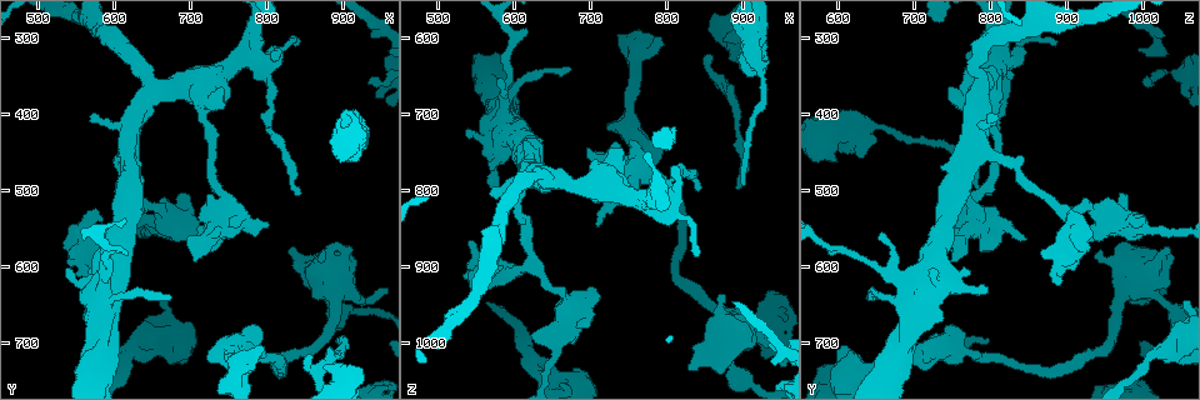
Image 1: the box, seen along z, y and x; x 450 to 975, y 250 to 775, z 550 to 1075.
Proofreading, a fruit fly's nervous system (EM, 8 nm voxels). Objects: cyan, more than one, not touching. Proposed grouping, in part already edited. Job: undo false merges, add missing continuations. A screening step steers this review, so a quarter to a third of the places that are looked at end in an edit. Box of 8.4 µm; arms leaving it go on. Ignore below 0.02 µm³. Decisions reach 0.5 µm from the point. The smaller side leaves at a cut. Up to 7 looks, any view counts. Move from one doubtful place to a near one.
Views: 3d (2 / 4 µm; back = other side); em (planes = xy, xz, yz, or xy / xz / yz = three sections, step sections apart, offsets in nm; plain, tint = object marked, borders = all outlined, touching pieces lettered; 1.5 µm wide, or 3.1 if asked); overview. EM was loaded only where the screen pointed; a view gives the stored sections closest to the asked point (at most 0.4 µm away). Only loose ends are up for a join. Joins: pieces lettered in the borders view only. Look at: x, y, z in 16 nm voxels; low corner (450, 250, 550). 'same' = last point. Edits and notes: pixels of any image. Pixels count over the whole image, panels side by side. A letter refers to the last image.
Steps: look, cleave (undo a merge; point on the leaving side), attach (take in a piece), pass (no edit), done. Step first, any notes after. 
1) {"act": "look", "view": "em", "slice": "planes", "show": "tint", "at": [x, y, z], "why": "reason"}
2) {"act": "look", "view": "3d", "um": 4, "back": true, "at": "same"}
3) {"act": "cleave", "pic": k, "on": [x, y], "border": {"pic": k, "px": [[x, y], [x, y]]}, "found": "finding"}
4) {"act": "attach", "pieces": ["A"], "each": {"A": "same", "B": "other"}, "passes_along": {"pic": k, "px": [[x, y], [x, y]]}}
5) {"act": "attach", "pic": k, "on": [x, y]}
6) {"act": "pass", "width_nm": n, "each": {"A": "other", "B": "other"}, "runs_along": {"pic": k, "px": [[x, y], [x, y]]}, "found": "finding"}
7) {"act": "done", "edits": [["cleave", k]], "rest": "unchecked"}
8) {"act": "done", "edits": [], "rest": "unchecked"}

{"act": "look", "view": "em", "slice": "planes", "show": "borders", "at": [585, 560, 655], "why": "branch stops here"}

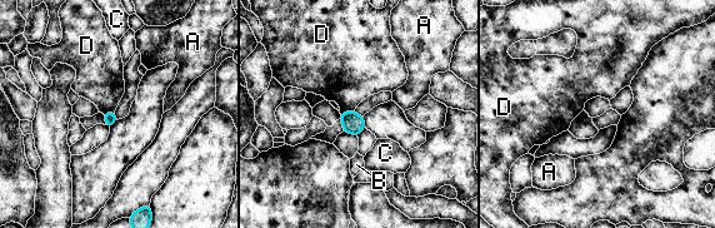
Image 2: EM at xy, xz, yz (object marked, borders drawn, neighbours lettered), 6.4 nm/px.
{"act": "pass", "each": {"A": "other", "B": "other", "C": "other", "D": "other"}, "border": {"pic": 2, "px": [[354, 109], [340, 114]]}, "found": "no lettered piece goes on from it"}

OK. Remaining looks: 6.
{"act": "look", "view": "3d", "um": 4, "at": [860, 715, 625], "why": "tapers out"}

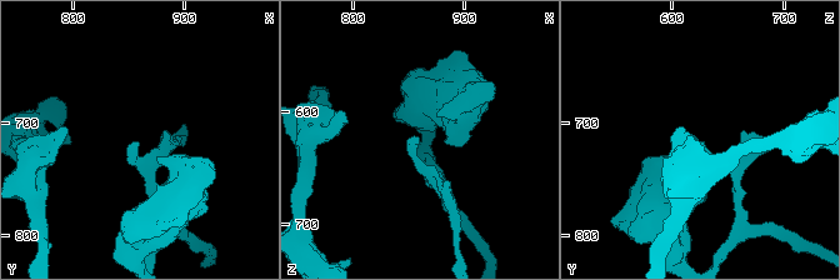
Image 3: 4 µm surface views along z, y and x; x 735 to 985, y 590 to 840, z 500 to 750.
{"act": "look", "view": "em", "slice": "yz", "step": 4, "show": "borders", "at": [858, 718, 624], "why": "now the EM"}

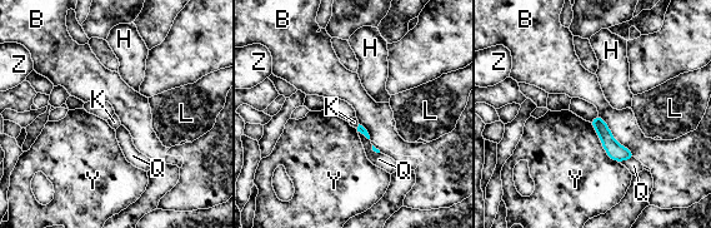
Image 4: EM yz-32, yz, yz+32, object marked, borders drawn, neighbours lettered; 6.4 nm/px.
{"act": "look", "view": "em", "slice": "xy", "step": 8, "show": "borders", "at": "same"}

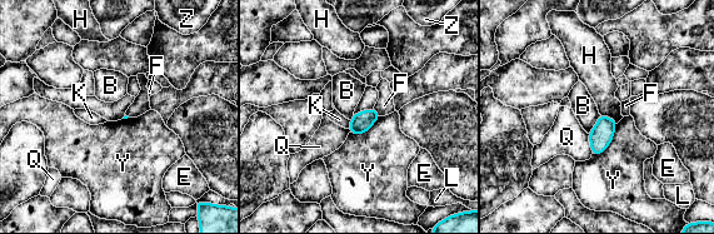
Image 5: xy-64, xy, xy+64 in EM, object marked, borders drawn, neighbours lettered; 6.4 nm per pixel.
{"act": "pass", "longest_contact_nm": ["Y", 260], "each": {"B": "other", "E": "other", "F": "other", "H": "other", "K": "other", "L": "other", "Q": "other", "Y": "other", "Z": "other"}, "border": {"pic": 5, "px": [[373, 109], [380, 115]]}, "found": "no lettered piece goes on from it"}

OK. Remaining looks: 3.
{"act": "look", "view": "em", "slice": "planes", "show": "borders", "at": [830, 580, 1035], "why": "stops while still wide"}

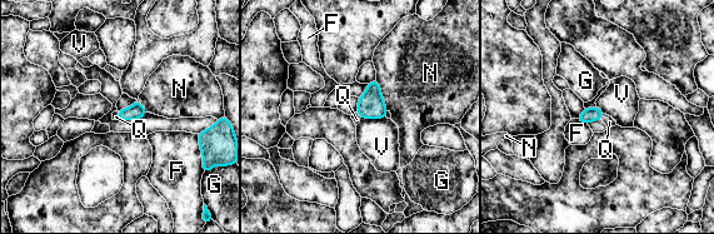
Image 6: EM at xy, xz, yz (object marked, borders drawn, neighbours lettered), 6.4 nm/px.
{"act": "attach", "pieces": ["Q"], "each": {"F": "other", "G": "other", "N": "other", "Q": "same", "V": "other"}, "passes_along": {"pic": 6, "px": [[588, 115], [602, 116], [609, 122]]}, "found": "the neuron continues"}

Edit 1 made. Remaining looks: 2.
{"act": "done", "edits": [["attach", 6]], "rest": "unchecked"}

